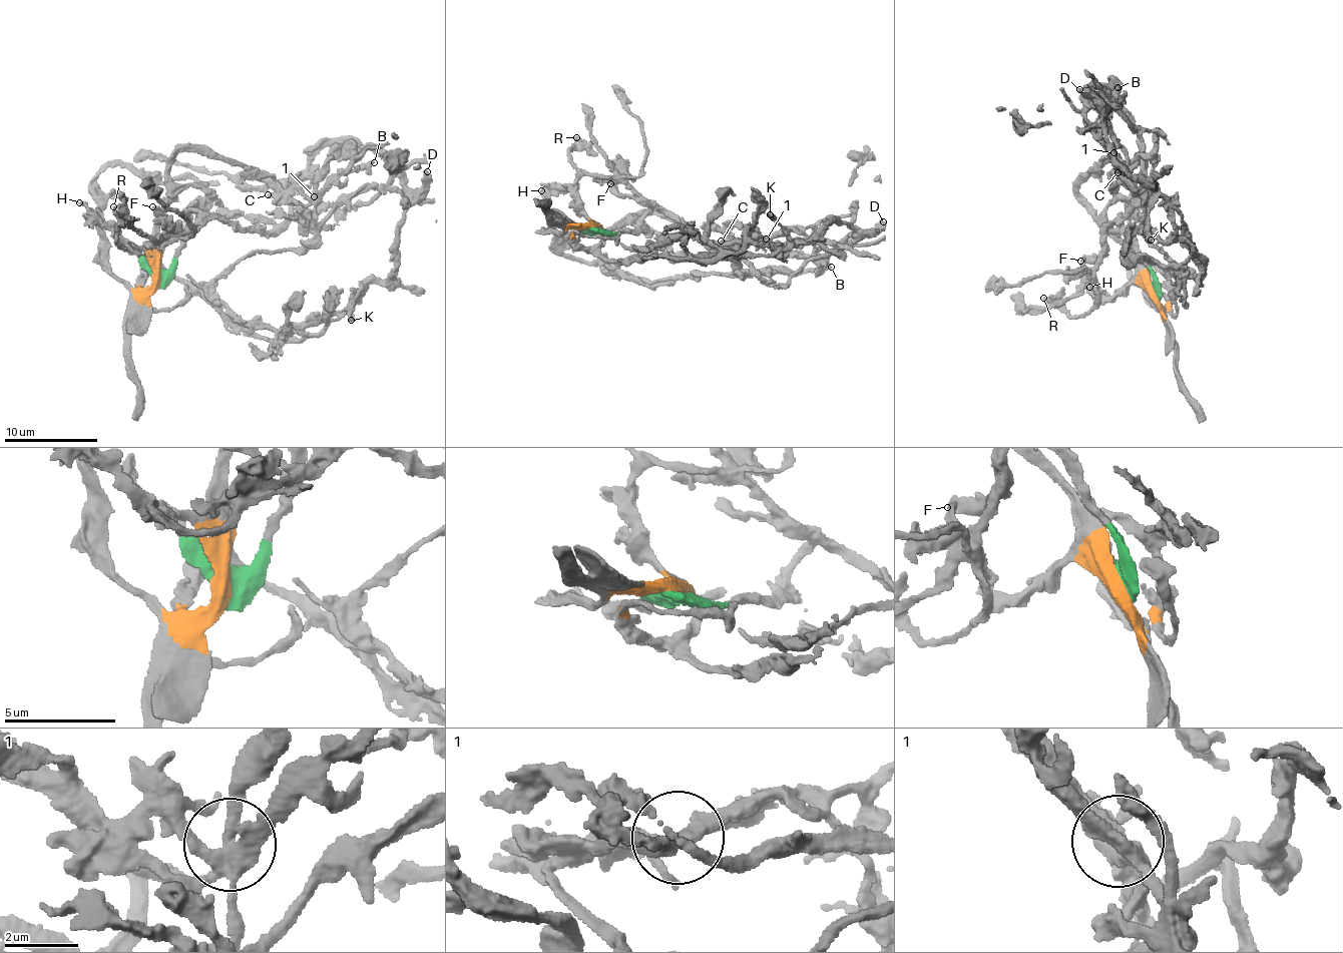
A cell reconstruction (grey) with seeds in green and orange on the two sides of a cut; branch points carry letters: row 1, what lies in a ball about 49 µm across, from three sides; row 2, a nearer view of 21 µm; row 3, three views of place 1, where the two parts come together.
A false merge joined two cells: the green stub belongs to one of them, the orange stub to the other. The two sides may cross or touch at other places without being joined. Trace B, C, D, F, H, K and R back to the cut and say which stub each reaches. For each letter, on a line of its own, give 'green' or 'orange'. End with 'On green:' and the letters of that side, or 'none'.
B: orange
C: green
D: green
F: green
H: orange
K: green
R: orange
On green: C, D, F, K

